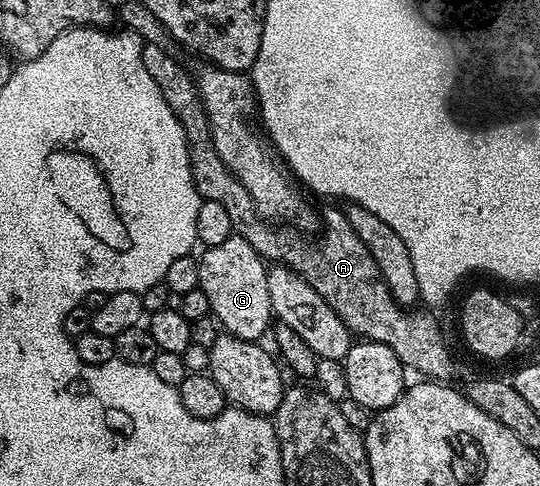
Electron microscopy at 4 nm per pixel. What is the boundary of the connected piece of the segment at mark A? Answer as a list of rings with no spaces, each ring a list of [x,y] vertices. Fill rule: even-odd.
[[[147,42],[142,45],[139,57],[141,58],[141,62],[145,66],[145,70],[149,70],[149,78],[153,78],[153,82],[157,82],[157,90],[161,92],[161,98],[165,100],[167,105],[169,106],[169,110],[173,112],[175,117],[179,119],[181,122],[181,126],[183,127],[183,136],[187,139],[187,154],[189,156],[189,162],[191,164],[191,178],[195,183],[195,189],[199,192],[200,197],[205,200],[212,200],[213,202],[221,202],[221,206],[225,206],[226,213],[229,214],[229,218],[231,219],[231,227],[234,229],[238,235],[244,236],[246,240],[249,242],[249,246],[253,246],[253,250],[257,250],[260,256],[263,257],[264,261],[267,262],[278,262],[282,267],[289,268],[291,271],[297,273],[301,279],[305,282],[309,282],[309,286],[313,286],[313,290],[317,290],[317,294],[321,294],[321,298],[323,301],[327,303],[328,306],[337,314],[337,318],[341,318],[341,322],[345,325],[349,331],[352,332],[356,337],[362,338],[364,340],[372,340],[373,342],[381,342],[385,346],[389,346],[389,350],[393,350],[393,354],[397,354],[397,358],[400,362],[403,363],[408,369],[411,368],[415,372],[420,372],[420,377],[430,378],[435,382],[447,382],[450,381],[450,376],[455,372],[455,360],[451,357],[451,352],[447,349],[447,340],[443,337],[443,332],[439,329],[439,324],[434,320],[433,317],[430,316],[427,312],[415,312],[419,310],[412,310],[410,307],[404,306],[402,304],[398,304],[395,299],[391,297],[391,291],[387,289],[385,286],[385,282],[379,277],[379,267],[377,266],[377,262],[373,262],[373,258],[369,254],[369,250],[365,246],[365,242],[361,242],[361,238],[357,238],[357,234],[353,234],[353,226],[349,226],[349,222],[347,221],[347,216],[344,215],[342,209],[340,207],[336,208],[327,208],[323,212],[323,237],[320,240],[315,240],[310,244],[307,240],[302,240],[301,237],[295,233],[295,230],[292,230],[287,226],[268,226],[266,223],[261,222],[260,217],[257,215],[255,210],[255,204],[251,201],[251,196],[245,190],[245,186],[241,186],[241,182],[234,176],[230,170],[225,166],[223,162],[221,162],[221,158],[217,154],[217,150],[213,146],[213,142],[211,141],[211,127],[207,125],[207,116],[203,113],[203,103],[199,100],[199,94],[197,91],[197,84],[194,79],[191,80],[187,77],[187,72],[182,68],[181,65],[178,64],[177,61],[174,60],[173,57],[170,56],[169,53],[163,49],[164,45],[159,42]]]

